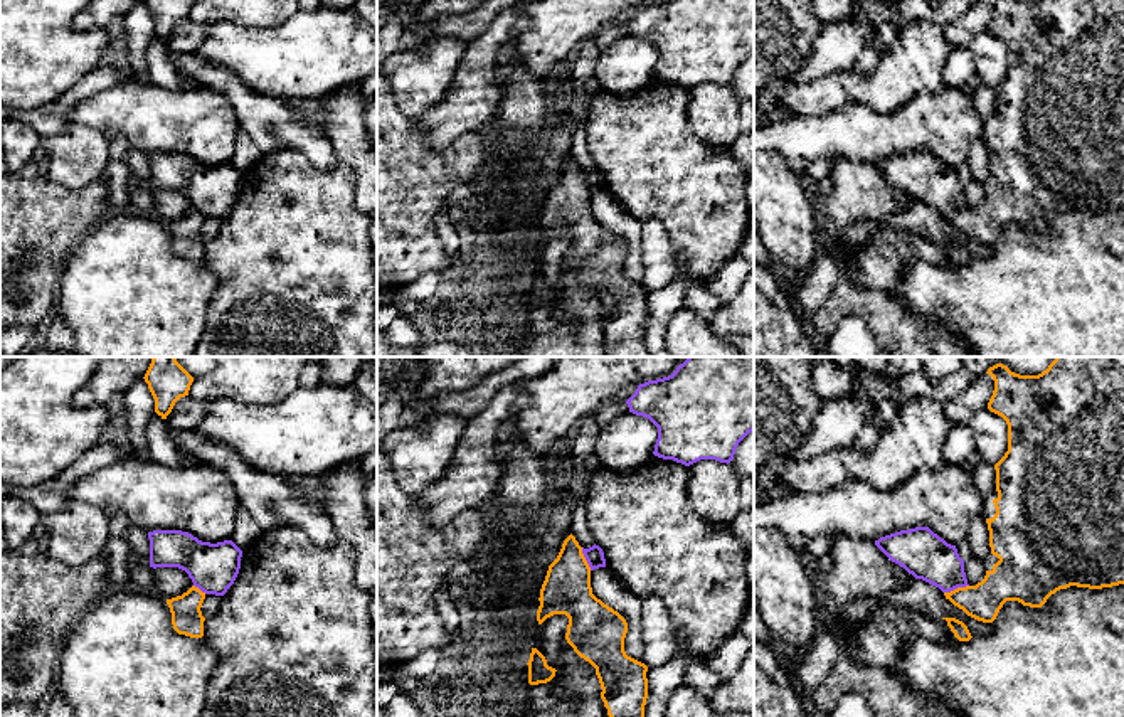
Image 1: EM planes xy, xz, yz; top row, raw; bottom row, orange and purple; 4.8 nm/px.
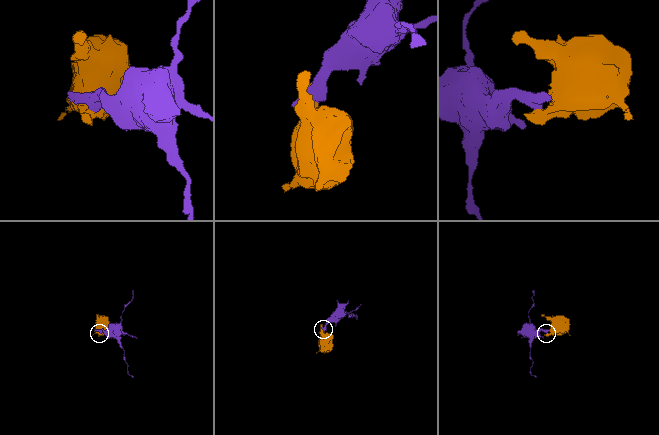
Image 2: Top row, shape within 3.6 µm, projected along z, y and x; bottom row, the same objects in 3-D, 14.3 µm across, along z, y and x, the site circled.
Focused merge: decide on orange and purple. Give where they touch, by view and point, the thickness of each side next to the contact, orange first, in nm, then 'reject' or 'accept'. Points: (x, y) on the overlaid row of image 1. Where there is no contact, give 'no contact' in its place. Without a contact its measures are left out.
yz (958, 588) | 190/220 nm | reject

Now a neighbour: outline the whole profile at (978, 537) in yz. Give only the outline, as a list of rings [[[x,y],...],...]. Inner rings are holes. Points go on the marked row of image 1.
[[[983,515],[973,522],[966,542],[969,544],[973,555],[979,557],[981,560],[991,554],[989,530]]]

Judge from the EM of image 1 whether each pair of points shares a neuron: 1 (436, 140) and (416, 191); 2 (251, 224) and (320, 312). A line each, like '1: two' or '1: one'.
1: two
2: one

